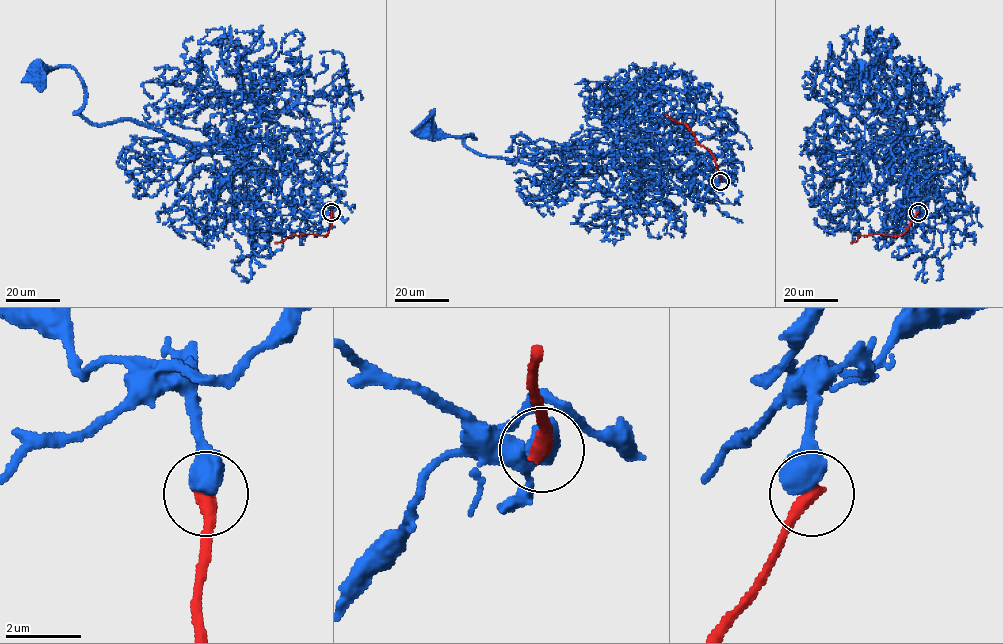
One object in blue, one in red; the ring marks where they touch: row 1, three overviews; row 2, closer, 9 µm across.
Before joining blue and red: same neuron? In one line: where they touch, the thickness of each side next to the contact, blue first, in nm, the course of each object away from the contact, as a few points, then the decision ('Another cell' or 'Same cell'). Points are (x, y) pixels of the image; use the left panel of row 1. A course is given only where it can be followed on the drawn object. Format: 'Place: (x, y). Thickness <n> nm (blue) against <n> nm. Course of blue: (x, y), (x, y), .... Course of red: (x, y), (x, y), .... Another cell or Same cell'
Place: (331, 212). Thickness 700 nm (blue) against 400 nm. Course of blue: (331, 212), (293, 210), (267, 140), (91, 123), (74, 70), (36, 71). Course of red: (331, 212), (331, 227), (326, 236), (295, 235), (275, 243). Another cell

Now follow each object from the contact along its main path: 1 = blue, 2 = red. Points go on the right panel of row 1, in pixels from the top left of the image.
1: (917, 212), (917, 204), (903, 216), (895, 213), (904, 203), (909, 156), (903, 126), (873, 109), (869, 71)
2: (917, 212), (901, 235), (861, 235), (850, 243)

